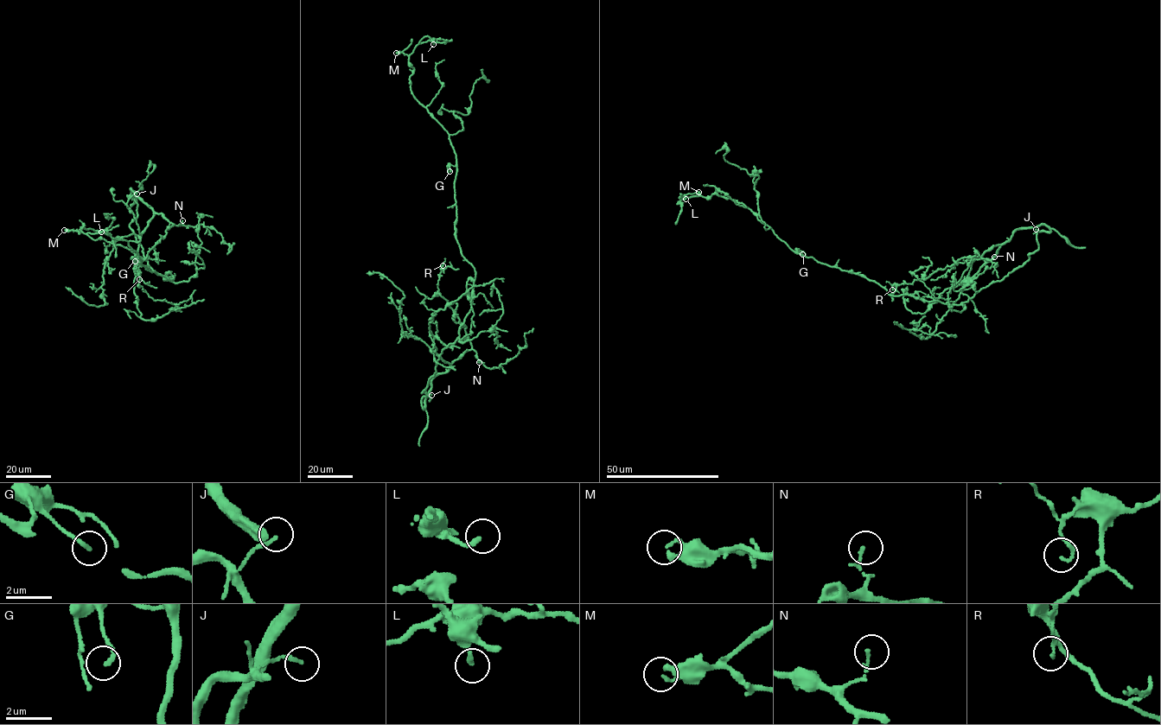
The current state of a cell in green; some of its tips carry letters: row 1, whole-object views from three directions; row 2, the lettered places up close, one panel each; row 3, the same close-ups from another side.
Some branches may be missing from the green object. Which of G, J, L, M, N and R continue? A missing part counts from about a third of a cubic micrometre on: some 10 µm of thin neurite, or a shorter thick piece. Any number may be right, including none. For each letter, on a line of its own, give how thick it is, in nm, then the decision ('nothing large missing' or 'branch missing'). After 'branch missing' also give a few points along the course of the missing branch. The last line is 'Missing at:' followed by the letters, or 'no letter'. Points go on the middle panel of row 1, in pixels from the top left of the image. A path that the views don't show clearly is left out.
G: 180 nm thick; nothing large missing
J: 160 nm thick; nothing large missing
L: 180 nm thick; nothing large missing
M: 130 nm thick; nothing large missing
N: 130 nm thick; nothing large missing
R: 130 nm thick; nothing large missing
Missing at: no letter

